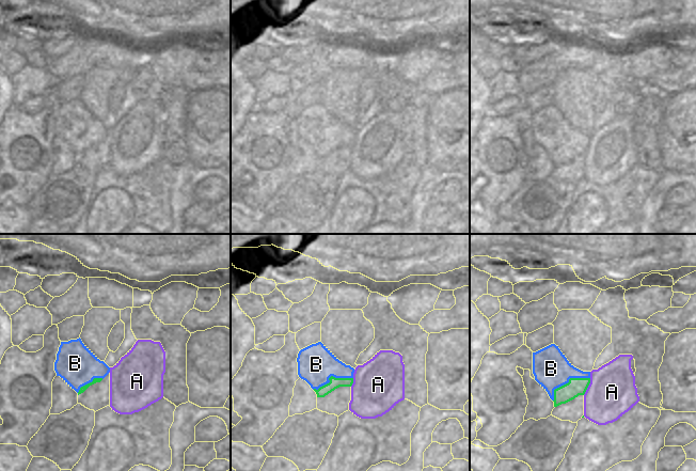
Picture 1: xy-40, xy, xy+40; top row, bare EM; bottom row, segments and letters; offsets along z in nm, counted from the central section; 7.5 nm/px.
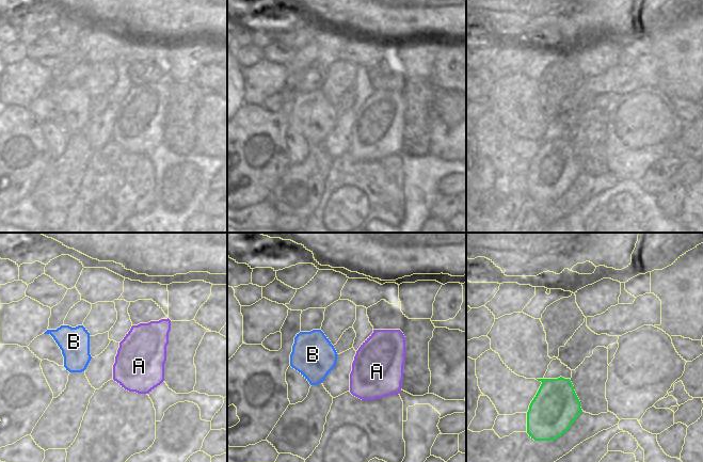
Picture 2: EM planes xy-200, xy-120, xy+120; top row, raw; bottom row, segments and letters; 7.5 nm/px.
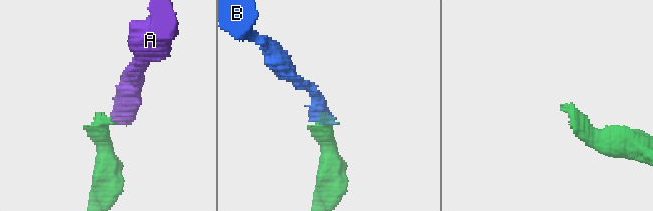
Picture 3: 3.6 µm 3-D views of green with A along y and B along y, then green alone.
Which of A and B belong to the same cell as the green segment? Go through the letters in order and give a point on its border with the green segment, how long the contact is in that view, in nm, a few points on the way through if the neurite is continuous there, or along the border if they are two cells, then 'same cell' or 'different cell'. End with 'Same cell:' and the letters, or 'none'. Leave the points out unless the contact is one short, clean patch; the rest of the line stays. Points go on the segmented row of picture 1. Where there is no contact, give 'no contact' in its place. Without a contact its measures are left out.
A: xy+40 (587, 387) | 140 nm | across xy+40 (575, 387), (587, 387), (602, 392), (612, 392) | same cell
B: xy+40 (568, 382) | 340 nm | along xy+40 (589, 377), (571, 377), (567, 382), (554, 390), (553, 401) | different cell
Same cell: A

